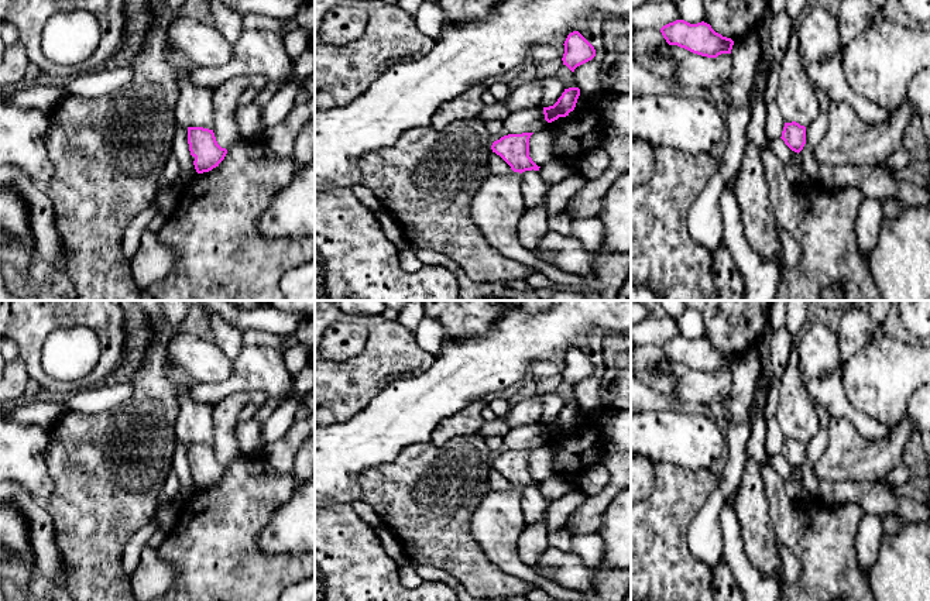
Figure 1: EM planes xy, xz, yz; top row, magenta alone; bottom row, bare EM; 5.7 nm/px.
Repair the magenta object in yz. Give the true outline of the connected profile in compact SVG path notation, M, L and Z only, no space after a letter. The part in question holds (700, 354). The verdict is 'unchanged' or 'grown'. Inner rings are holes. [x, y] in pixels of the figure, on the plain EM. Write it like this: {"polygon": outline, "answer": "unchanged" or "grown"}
{"polygon": "M676 336L660 344L669 361L677 361L693 370L717 374L721 370L731 370L734 357L715 348L710 340L701 337L690 340Z", "answer": "unchanged"}

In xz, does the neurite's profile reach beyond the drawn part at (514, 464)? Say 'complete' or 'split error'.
split error

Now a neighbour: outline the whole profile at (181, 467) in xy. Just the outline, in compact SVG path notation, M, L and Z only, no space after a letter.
M178 439L172 457L172 471L178 475L181 487L176 495L178 501L185 501L198 488L193 481L193 475L188 460L188 443Z

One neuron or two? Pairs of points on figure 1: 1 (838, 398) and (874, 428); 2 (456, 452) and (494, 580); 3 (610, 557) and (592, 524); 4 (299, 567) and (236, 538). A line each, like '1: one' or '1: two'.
1: one
2: one
3: two
4: one

